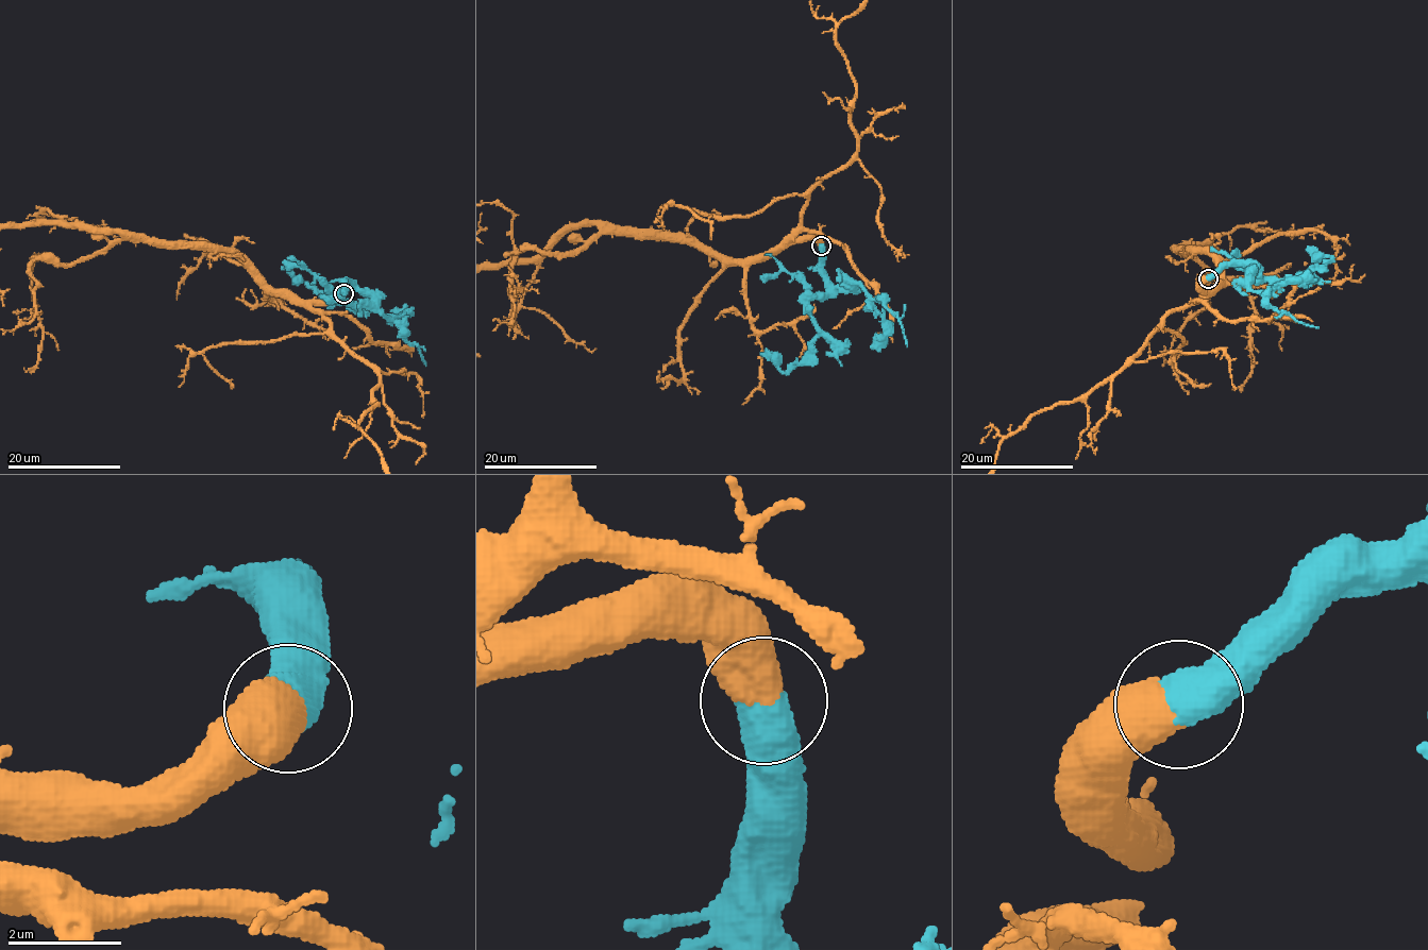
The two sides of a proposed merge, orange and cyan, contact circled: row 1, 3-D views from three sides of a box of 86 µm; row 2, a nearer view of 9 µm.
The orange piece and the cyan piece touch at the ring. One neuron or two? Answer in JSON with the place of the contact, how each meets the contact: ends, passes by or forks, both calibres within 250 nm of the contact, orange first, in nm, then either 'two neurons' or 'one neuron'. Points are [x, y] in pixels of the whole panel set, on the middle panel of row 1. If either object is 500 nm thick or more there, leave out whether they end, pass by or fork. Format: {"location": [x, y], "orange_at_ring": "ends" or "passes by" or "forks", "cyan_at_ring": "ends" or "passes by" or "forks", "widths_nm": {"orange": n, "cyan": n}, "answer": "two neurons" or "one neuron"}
{"location": [821, 246], "widths_nm": {"orange": 750, "cyan": 750}, "answer": "one neuron"}

